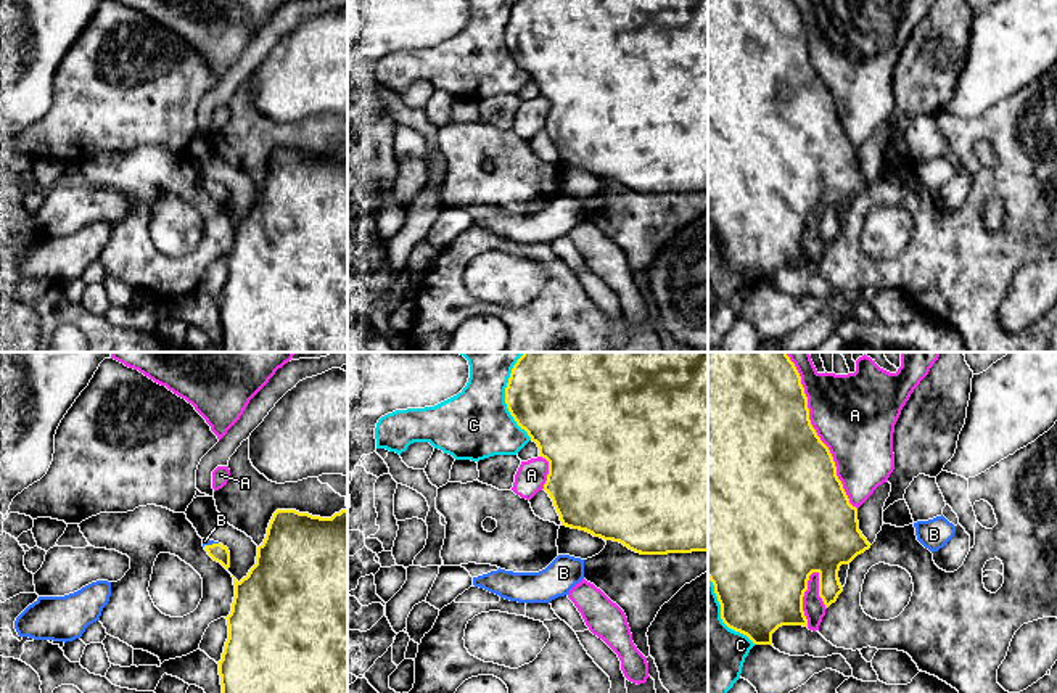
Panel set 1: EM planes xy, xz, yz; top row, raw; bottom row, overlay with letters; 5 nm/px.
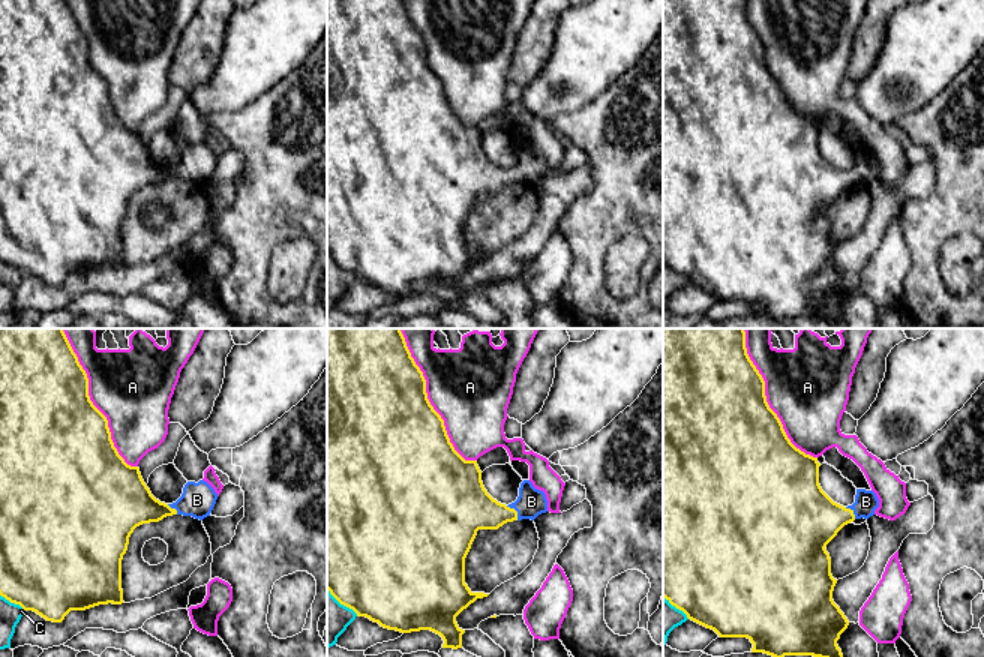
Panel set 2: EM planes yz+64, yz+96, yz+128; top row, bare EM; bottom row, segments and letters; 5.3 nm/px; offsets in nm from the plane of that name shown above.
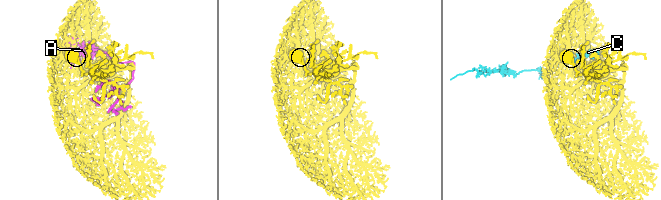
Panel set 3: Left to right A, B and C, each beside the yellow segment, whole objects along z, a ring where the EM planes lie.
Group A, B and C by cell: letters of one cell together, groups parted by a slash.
A / B / C

